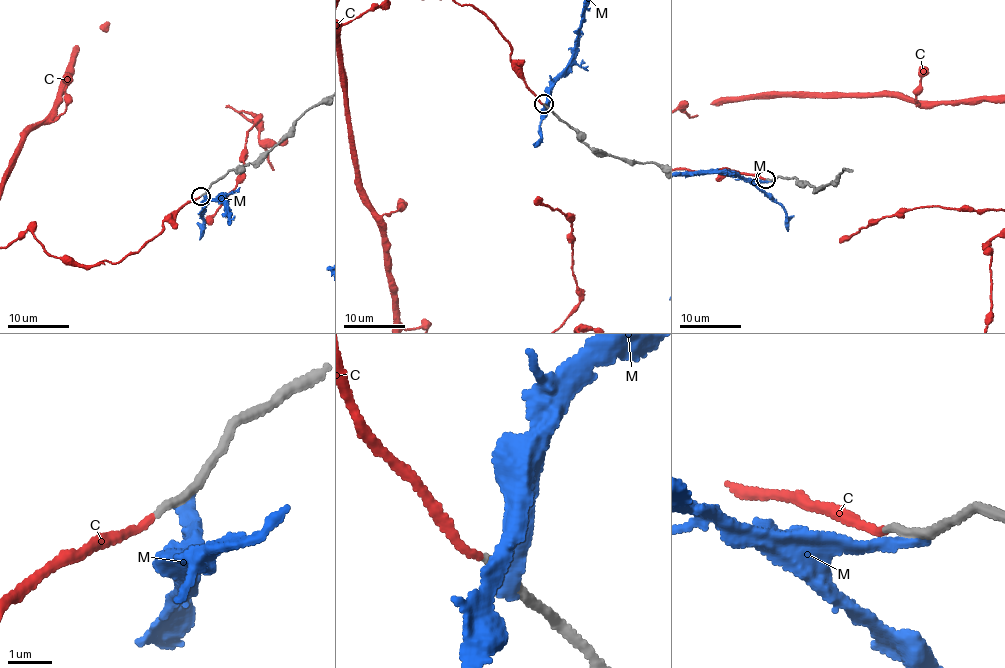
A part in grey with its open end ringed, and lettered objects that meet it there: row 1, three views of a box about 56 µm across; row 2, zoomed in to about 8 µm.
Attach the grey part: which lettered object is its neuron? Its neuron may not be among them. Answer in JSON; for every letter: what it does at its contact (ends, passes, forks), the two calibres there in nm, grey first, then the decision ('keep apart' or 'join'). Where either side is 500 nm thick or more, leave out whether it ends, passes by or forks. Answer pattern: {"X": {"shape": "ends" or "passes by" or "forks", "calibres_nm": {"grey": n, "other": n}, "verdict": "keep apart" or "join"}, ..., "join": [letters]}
{"C": {"shape": "ends", "calibres_nm": {"grey": 190, "other": 180}, "verdict": "join"}, "M": {"shape": "ends", "calibres_nm": {"grey": 280, "other": 320}, "verdict": "keep apart"}, "join": ["C"]}

